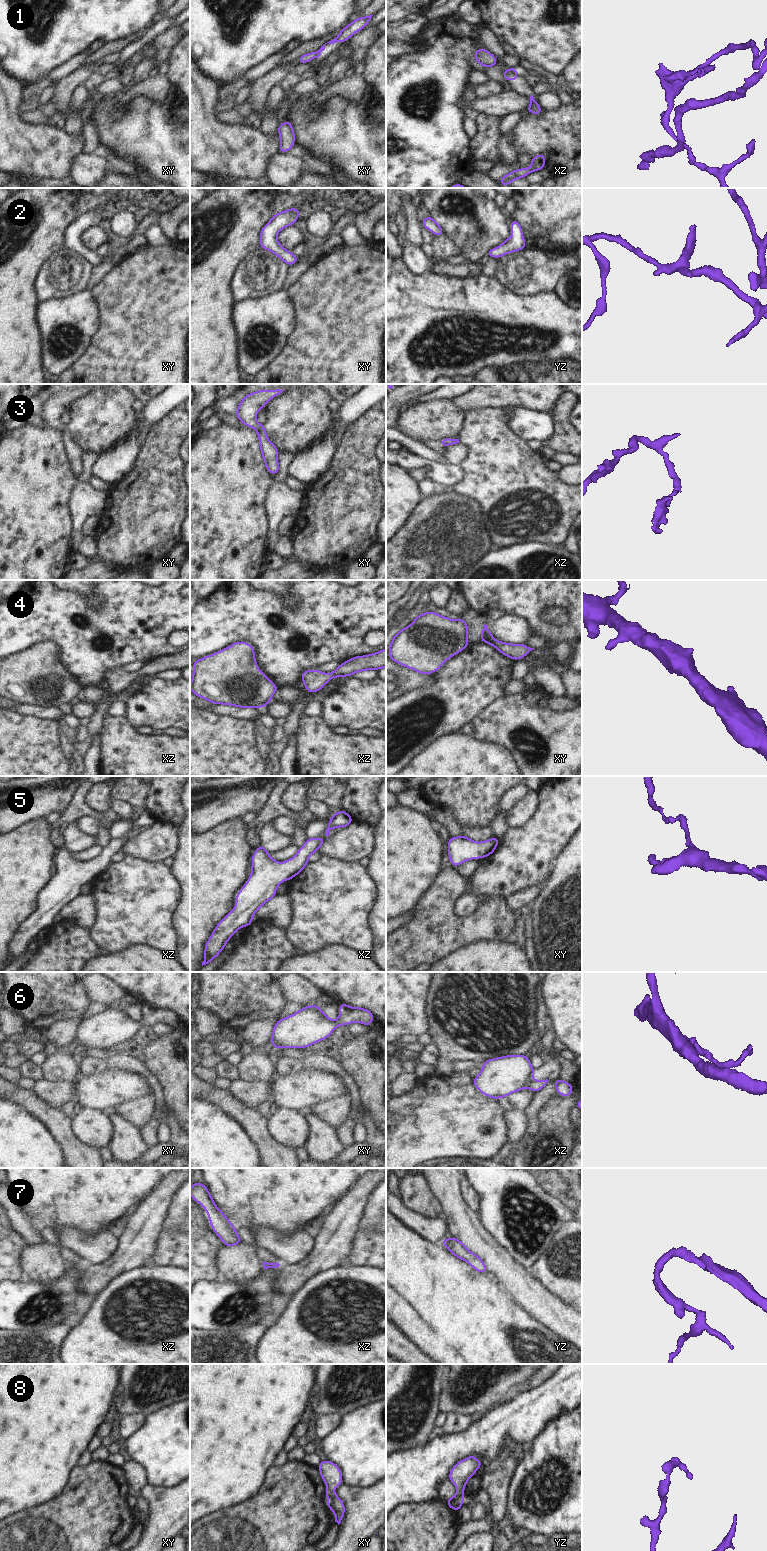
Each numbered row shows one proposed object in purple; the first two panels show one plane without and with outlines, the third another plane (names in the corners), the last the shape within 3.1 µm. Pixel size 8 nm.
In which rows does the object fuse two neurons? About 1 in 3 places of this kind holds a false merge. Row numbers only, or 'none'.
1

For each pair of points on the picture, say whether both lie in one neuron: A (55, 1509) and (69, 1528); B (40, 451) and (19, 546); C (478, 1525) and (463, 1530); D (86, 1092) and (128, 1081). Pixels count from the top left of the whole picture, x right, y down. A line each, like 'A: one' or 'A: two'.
A: one
B: one
C: one
D: one

